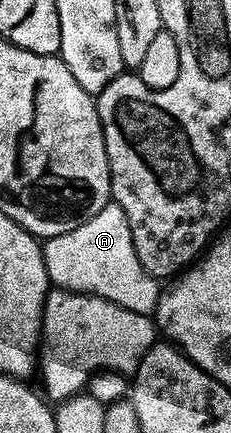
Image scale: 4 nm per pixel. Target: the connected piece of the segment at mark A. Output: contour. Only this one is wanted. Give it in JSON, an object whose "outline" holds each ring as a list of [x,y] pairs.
{"outline":[[[109,203],[97,215],[77,227],[42,242],[47,280],[61,289],[74,289],[76,293],[92,293],[104,297],[126,309],[154,310],[159,302],[160,282],[137,259],[129,219],[120,205]]]}

